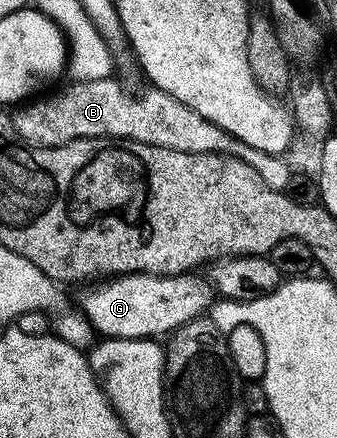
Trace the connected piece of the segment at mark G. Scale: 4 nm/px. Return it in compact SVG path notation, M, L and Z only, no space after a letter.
M146 274L119 275L94 285L80 299L79 310L89 321L95 332L109 339L144 339L162 337L179 328L193 324L200 315L204 314L212 303L214 290L207 278L196 277L197 274L158 276Z

